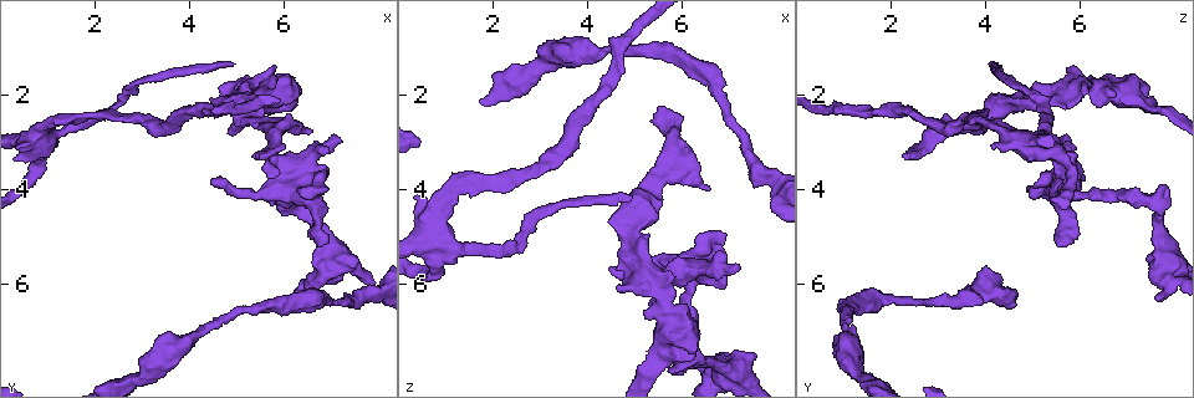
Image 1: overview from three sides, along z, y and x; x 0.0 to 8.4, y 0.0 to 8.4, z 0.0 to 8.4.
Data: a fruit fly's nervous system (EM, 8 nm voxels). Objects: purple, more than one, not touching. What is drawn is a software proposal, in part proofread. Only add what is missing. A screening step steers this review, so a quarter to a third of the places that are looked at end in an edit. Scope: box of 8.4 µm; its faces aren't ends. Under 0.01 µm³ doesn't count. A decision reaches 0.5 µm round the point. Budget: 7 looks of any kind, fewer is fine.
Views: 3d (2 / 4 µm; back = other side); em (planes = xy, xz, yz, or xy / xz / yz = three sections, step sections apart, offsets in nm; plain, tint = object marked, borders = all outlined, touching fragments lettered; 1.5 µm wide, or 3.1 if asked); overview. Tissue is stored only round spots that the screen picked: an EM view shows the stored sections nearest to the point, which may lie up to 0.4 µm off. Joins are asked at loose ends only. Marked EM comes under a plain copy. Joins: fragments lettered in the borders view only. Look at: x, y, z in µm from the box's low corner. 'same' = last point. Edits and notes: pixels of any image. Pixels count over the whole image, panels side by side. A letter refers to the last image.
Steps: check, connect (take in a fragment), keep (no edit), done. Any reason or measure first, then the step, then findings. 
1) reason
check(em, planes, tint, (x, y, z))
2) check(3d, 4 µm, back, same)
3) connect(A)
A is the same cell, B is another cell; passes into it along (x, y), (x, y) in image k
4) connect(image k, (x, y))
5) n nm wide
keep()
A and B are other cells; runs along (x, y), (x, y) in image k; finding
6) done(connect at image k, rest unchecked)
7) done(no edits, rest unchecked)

branch stops here
check(em, 3.1 µm, xy, step 16, tint, (5.70, 1.40, 5.75))

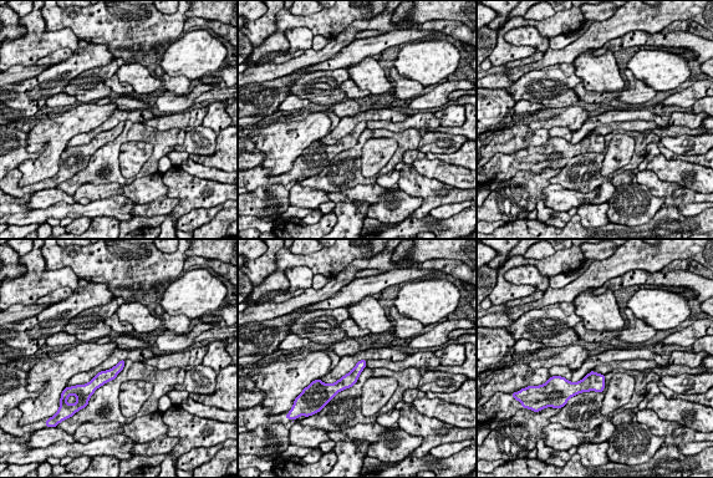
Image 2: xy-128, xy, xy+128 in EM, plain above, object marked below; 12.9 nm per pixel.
another direction
check(em, 3.1 µm, planes, borders, same)

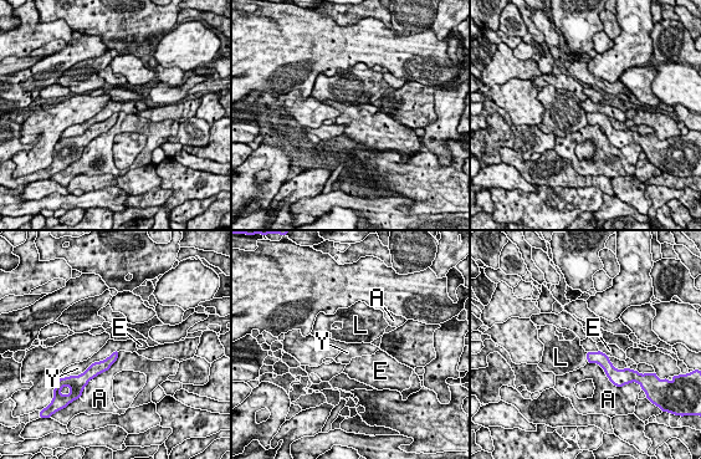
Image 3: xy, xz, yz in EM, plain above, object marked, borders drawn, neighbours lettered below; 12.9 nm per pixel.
keep()
A, E, L and Y are other cells; no lettered fragment goes on from it

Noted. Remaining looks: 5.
branch stops here
check(3d, 2 µm, (6.60, 2.80, 3.95))

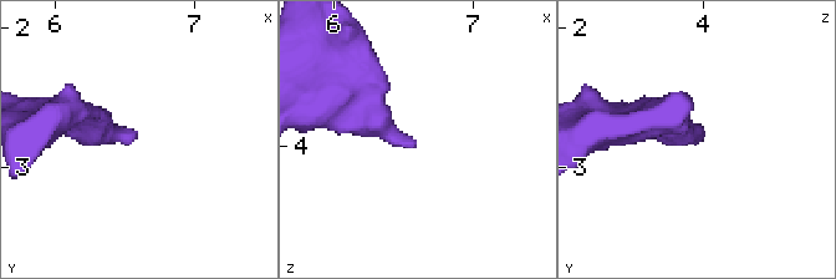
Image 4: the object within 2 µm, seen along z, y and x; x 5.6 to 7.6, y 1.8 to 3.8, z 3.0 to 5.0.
shape alone is not enough
check(em, yz, step 4, borders, (6.56, 2.82, 3.96))

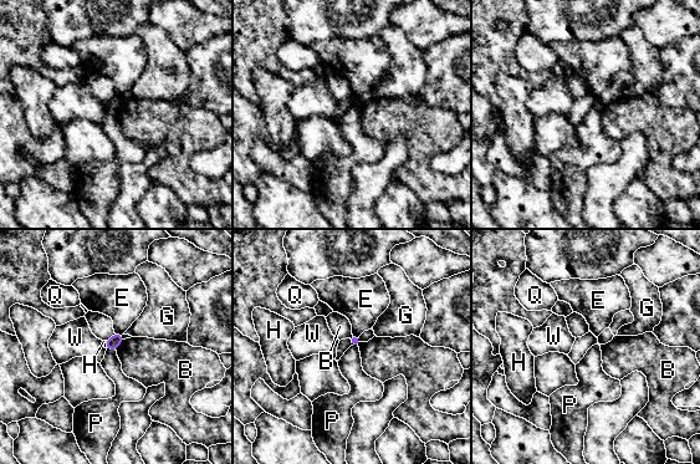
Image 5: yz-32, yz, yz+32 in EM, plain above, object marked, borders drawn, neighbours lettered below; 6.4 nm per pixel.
another direction
check(em, xy, step 8, borders, same)

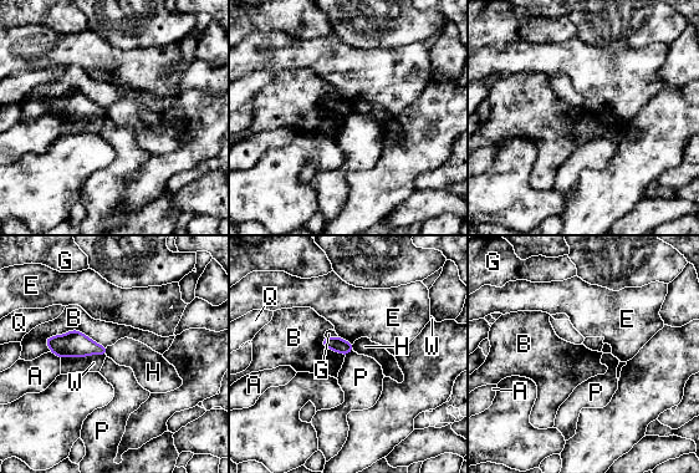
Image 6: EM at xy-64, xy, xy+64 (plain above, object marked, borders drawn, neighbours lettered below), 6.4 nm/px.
keep()
A, B, E, G, H, P, Q and W are other cells; border along (352, 349), (345, 355) in image 6; no lettered fragment goes on from it

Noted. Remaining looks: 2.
done(no edits, rest unchecked)

